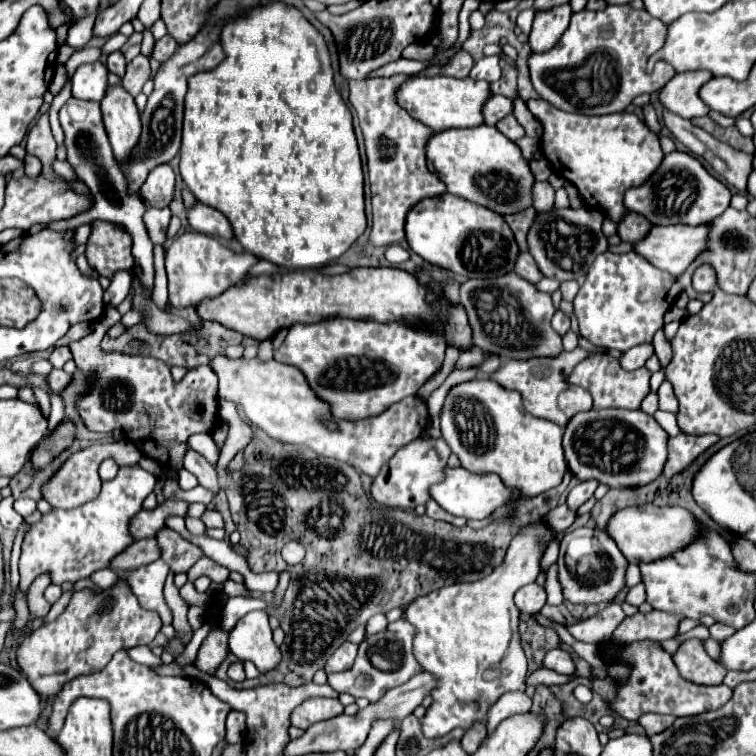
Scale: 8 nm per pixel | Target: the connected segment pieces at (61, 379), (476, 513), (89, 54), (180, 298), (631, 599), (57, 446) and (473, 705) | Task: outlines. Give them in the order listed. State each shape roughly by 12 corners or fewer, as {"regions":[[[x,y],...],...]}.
{"regions":[[[52,369],[44,381],[52,391],[62,391],[70,375]],[[446,467],[428,491],[444,511],[486,519],[514,491],[494,475]],[[96,47],[78,49],[66,63],[68,77],[76,67],[100,59]],[[188,231],[166,251],[174,307],[240,283],[258,259]],[[634,585],[626,593],[626,603],[642,605],[646,601],[644,585]],[[62,423],[30,455],[36,467],[46,465],[74,441],[74,425]],[[542,519],[488,577],[418,597],[416,659],[440,675],[430,739],[524,691],[512,597],[556,533]]]}

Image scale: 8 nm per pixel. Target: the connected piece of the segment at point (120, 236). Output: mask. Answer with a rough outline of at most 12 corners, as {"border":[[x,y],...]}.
{"border":[[94,221],[86,257],[112,279],[132,269],[132,237]]}

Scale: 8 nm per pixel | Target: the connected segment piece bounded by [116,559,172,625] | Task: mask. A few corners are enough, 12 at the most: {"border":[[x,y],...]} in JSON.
{"border":[[162,559],[116,575],[132,587],[144,609],[172,611],[162,595],[170,569]]}

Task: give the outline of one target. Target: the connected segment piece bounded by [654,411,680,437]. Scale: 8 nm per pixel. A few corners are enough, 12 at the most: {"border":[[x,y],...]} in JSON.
{"border":[[656,411],[656,421],[668,429],[669,436],[680,433],[676,415]]}

